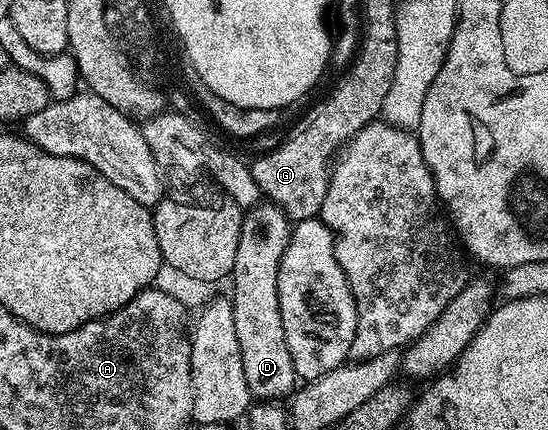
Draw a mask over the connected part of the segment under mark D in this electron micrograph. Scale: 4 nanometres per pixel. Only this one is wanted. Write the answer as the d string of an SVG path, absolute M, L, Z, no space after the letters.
M260 203L250 206L244 212L241 239L237 243L237 259L229 290L233 327L237 330L237 343L241 347L245 383L252 398L259 401L278 402L283 399L279 397L286 398L297 385L293 355L289 355L289 343L285 327L281 323L281 307L277 295L281 255L285 255L292 228L292 222L283 214L281 207Z

